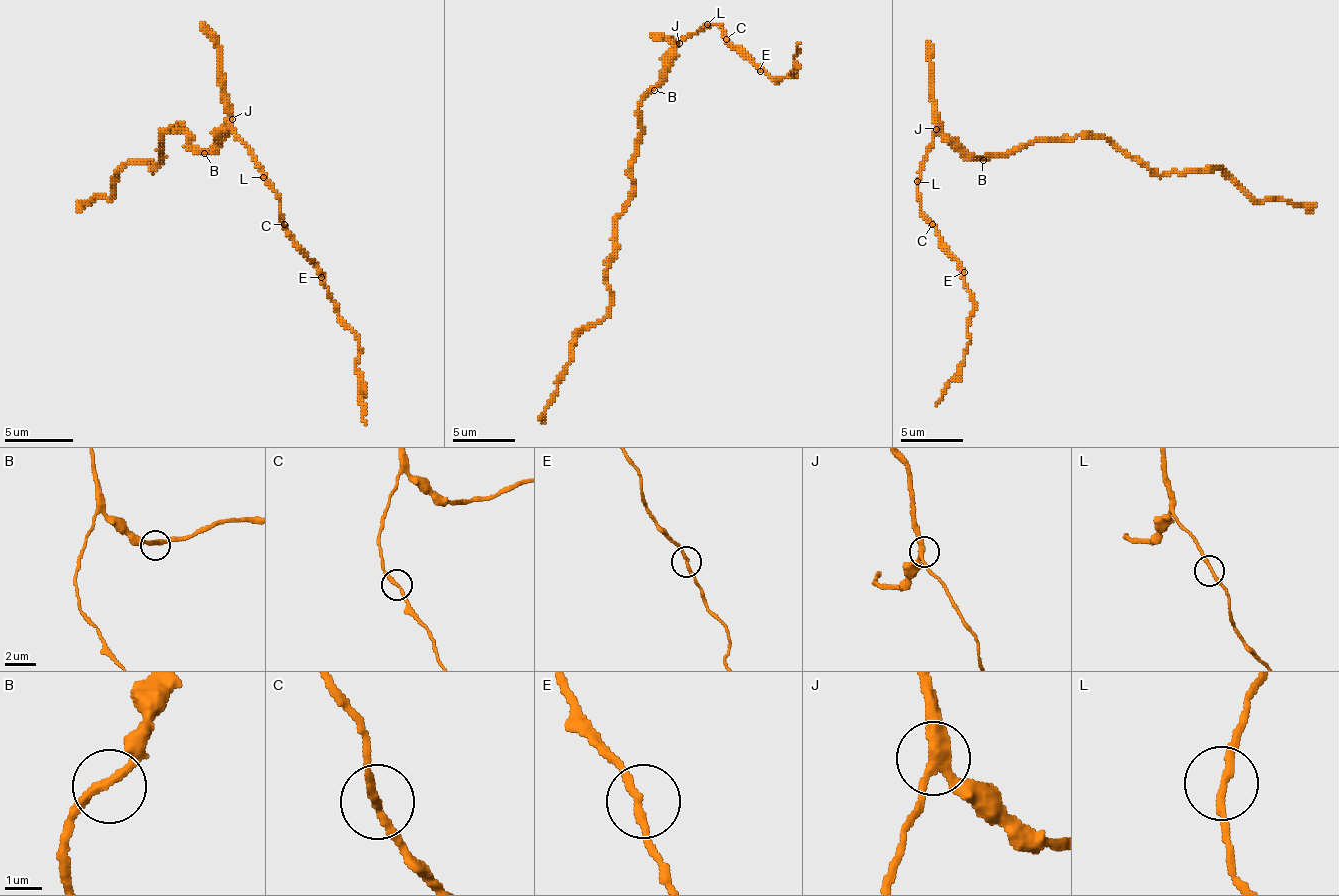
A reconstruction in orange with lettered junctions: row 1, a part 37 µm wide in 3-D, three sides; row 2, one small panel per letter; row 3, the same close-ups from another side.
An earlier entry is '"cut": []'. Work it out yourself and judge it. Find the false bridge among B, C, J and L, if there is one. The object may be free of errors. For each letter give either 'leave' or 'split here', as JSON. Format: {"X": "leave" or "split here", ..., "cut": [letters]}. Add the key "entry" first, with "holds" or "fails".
{"entry": "holds", "B": "leave", "C": "leave", "J": "leave", "L": "leave", "cut": []}

